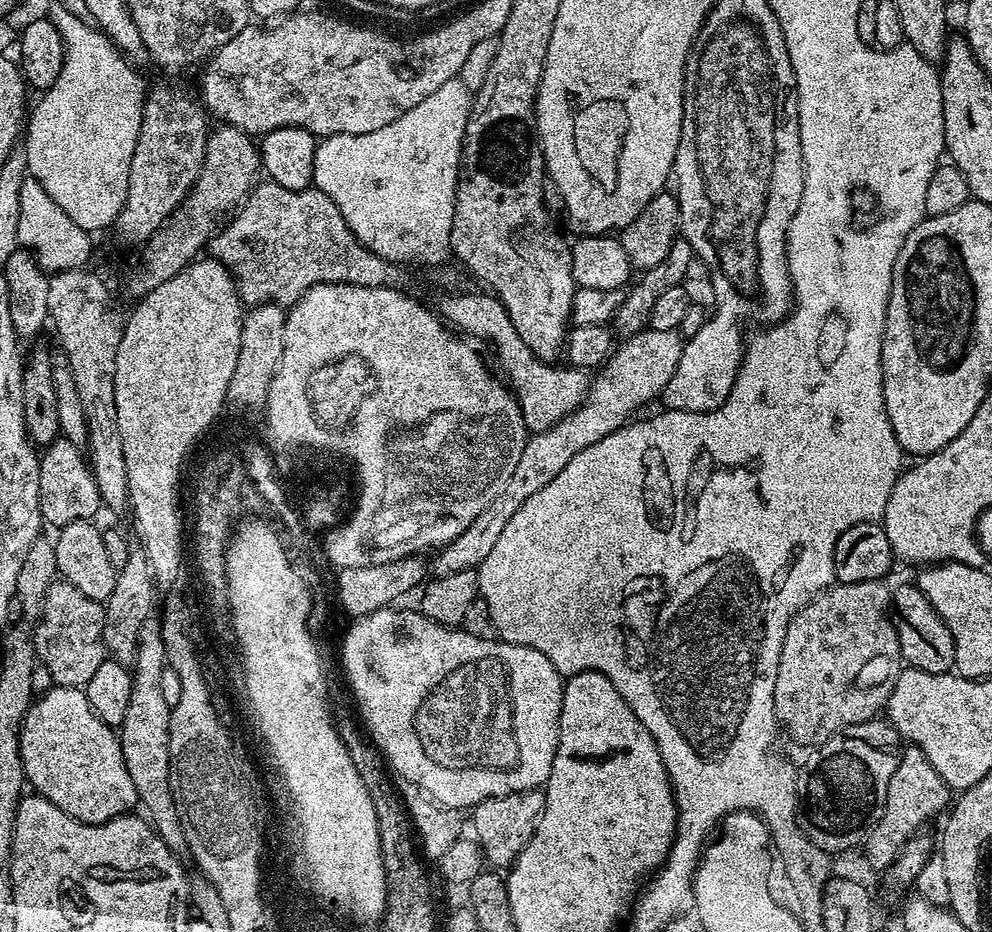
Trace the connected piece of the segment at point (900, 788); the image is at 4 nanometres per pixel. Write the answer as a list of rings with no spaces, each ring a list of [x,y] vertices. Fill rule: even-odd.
[[[908,746],[901,751],[898,770],[890,778],[890,786],[886,786],[886,802],[882,810],[882,818],[878,818],[875,826],[869,830],[863,841],[864,856],[872,868],[891,869],[896,856],[904,848],[904,844],[921,831],[927,820],[932,820],[940,811],[949,807],[950,789],[946,781],[930,766],[930,758],[915,746]]]

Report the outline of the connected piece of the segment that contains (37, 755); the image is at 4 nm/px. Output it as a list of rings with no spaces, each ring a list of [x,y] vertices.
[[[53,686],[33,699],[20,731],[20,753],[25,781],[31,787],[33,784],[39,795],[54,802],[54,806],[84,824],[104,824],[115,816],[125,815],[131,809],[128,807],[137,803],[134,782],[130,782],[130,774],[122,758],[119,735],[109,724],[96,717],[83,688]]]

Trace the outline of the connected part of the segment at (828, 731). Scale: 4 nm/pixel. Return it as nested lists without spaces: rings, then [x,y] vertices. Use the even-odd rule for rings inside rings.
[[[871,580],[870,582],[854,582],[853,584],[833,583],[824,589],[819,596],[812,597],[803,608],[796,611],[796,617],[788,623],[786,638],[782,642],[782,658],[778,662],[778,682],[774,684],[774,706],[776,707],[776,719],[800,744],[812,744],[819,746],[824,744],[833,736],[835,732],[841,732],[852,724],[861,724],[867,720],[873,719],[876,712],[885,707],[898,682],[902,671],[902,657],[900,655],[900,643],[896,633],[896,625],[893,617],[890,615],[892,607],[893,589],[887,588],[884,580]]]

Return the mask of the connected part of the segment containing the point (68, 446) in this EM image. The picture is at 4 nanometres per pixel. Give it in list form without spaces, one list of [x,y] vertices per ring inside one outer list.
[[[58,438],[39,453],[38,498],[40,519],[45,525],[53,524],[59,530],[70,522],[92,520],[96,511],[101,511],[100,491],[85,453],[74,442]]]

